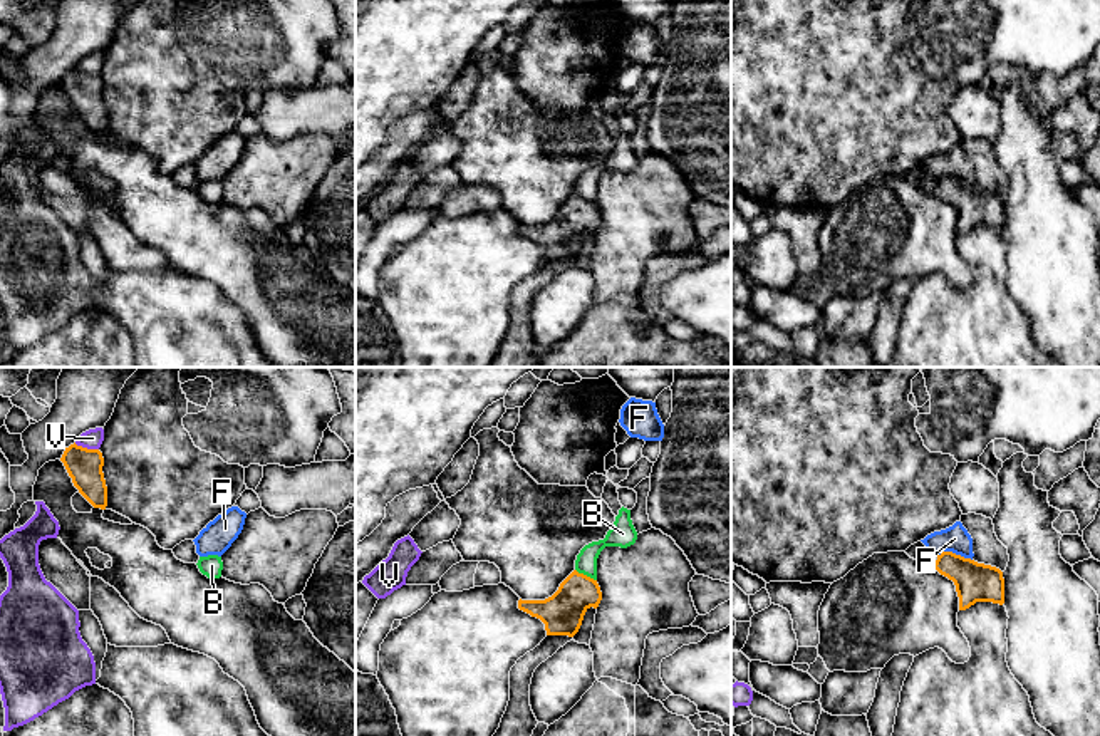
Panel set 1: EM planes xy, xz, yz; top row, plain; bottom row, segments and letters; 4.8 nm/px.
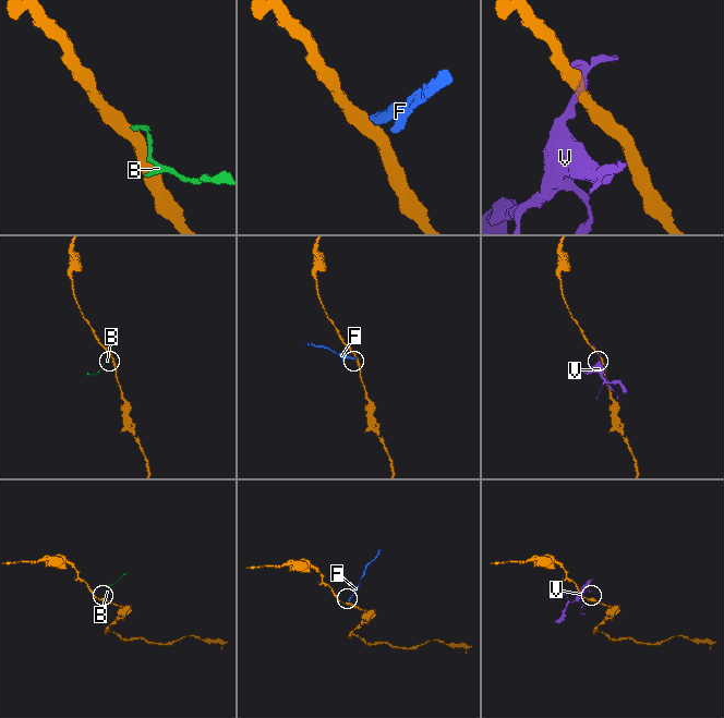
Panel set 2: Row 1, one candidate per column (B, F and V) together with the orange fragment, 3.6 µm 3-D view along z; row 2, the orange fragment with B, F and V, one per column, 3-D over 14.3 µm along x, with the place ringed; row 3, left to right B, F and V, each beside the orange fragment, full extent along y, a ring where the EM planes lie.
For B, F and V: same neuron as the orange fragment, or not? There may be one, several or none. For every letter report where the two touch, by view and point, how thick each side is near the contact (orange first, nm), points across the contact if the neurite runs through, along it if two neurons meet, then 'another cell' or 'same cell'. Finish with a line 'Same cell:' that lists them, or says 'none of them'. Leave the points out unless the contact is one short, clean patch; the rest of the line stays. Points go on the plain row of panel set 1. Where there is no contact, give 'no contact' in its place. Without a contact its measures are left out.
B: contact xz (586, 200); calibres 200 and 110 nm; border xz (575, 193), (596, 205); another cell
F: contact yz (954, 178); calibres 190 and 130 nm; border yz (938, 178), (954, 176), (971, 185); another cell
V: contact xy (86, 72); calibres 170 and 90 nm; another cell
Same cell: none of them

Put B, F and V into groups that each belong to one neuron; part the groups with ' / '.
B / F / V

